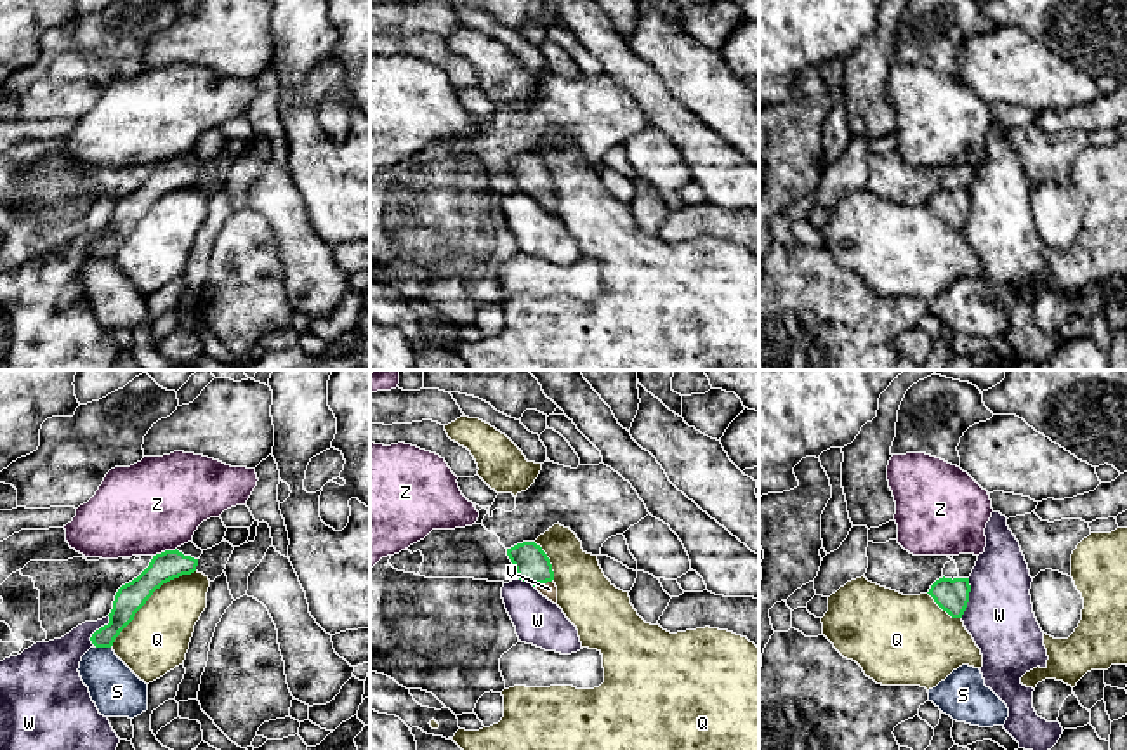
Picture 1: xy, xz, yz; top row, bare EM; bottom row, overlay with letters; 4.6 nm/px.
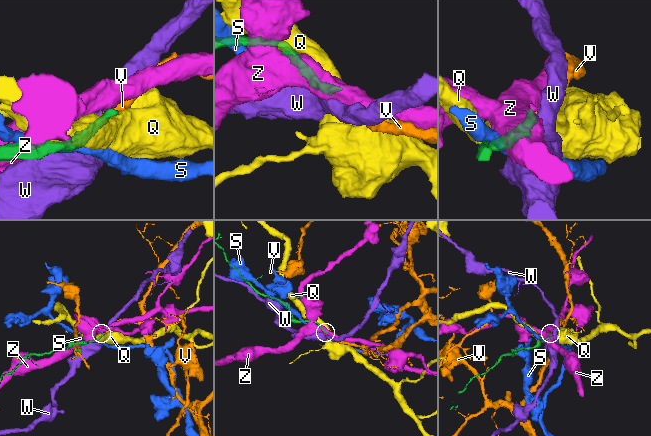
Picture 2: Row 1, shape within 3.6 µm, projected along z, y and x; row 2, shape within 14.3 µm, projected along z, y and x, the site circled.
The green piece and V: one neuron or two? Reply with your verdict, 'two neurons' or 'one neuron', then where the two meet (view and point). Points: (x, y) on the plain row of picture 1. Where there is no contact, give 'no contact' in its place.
one neuron | xz (542, 193)

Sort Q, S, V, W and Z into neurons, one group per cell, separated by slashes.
Q / S / V / W / Z

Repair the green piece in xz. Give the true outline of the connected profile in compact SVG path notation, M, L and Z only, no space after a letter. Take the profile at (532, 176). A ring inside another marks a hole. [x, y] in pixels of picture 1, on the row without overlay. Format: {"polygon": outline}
{"polygon": "M523 153L507 160L507 167L519 191L531 194L544 208L557 215L552 175L540 156L535 153Z"}

